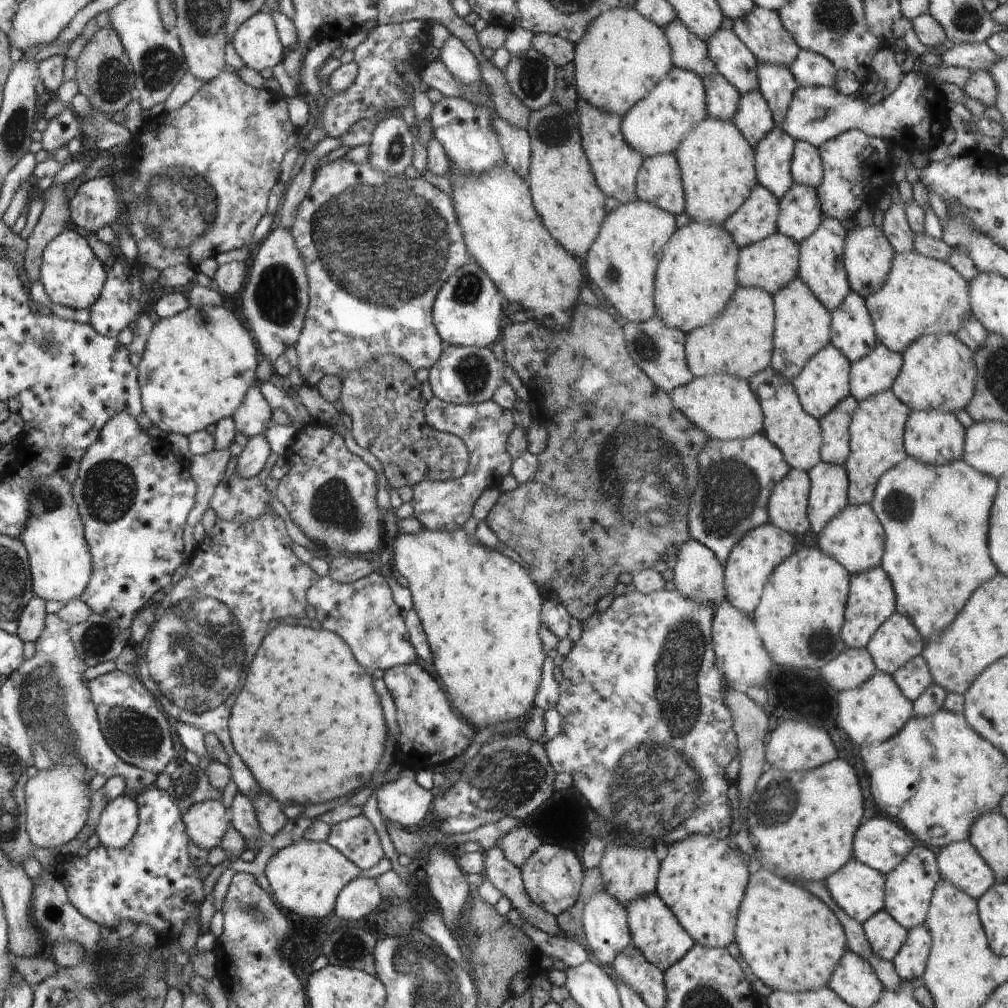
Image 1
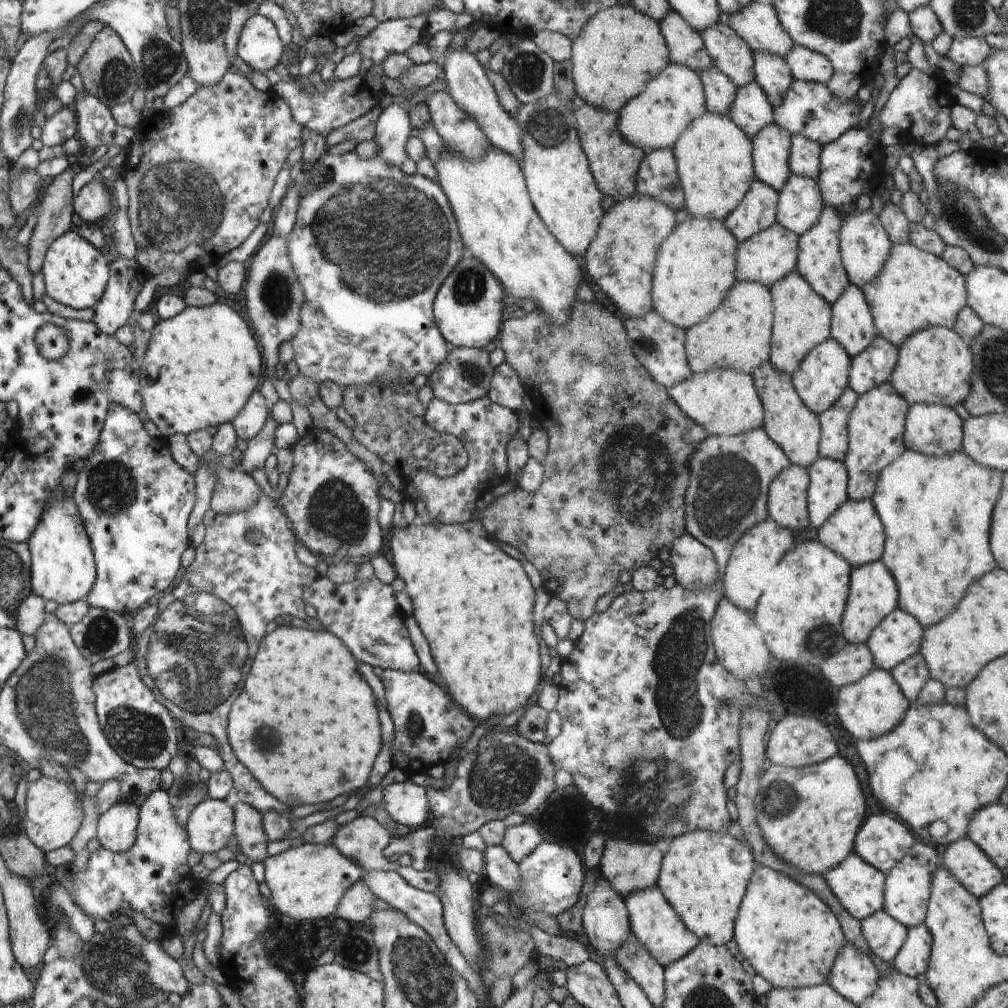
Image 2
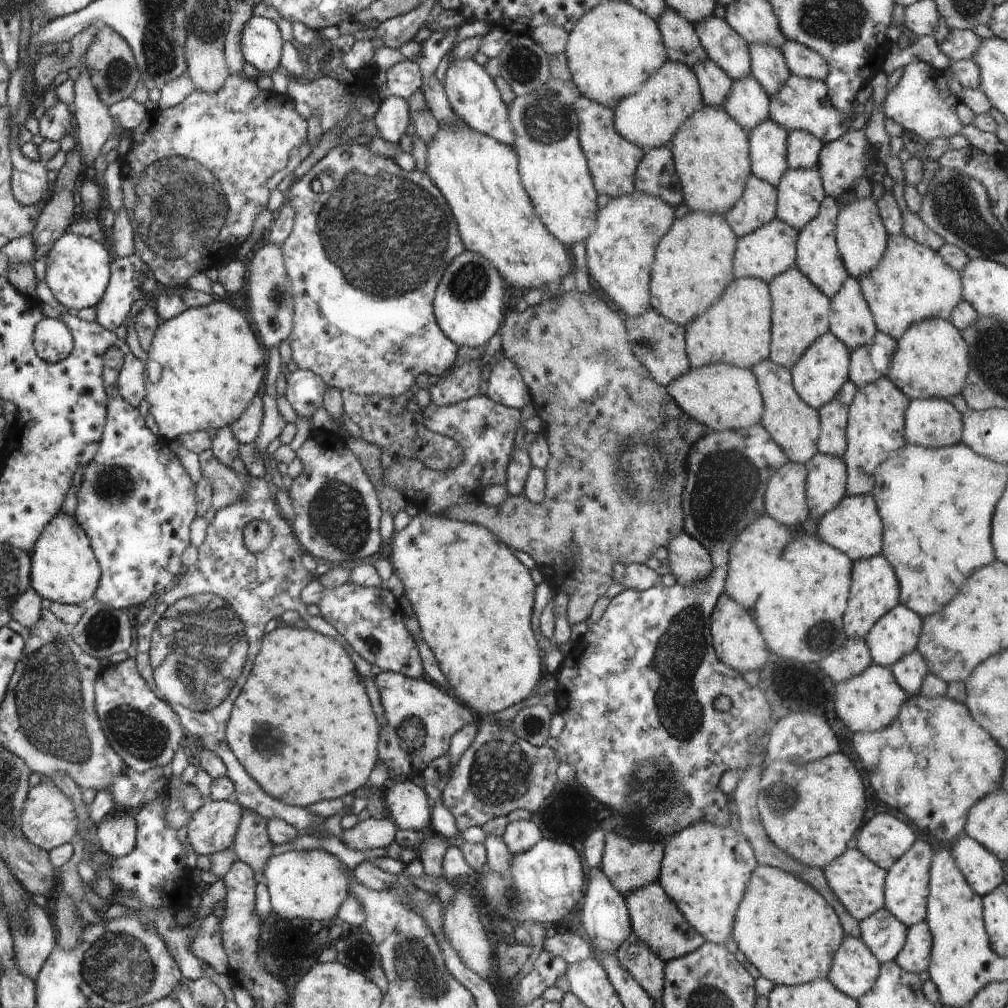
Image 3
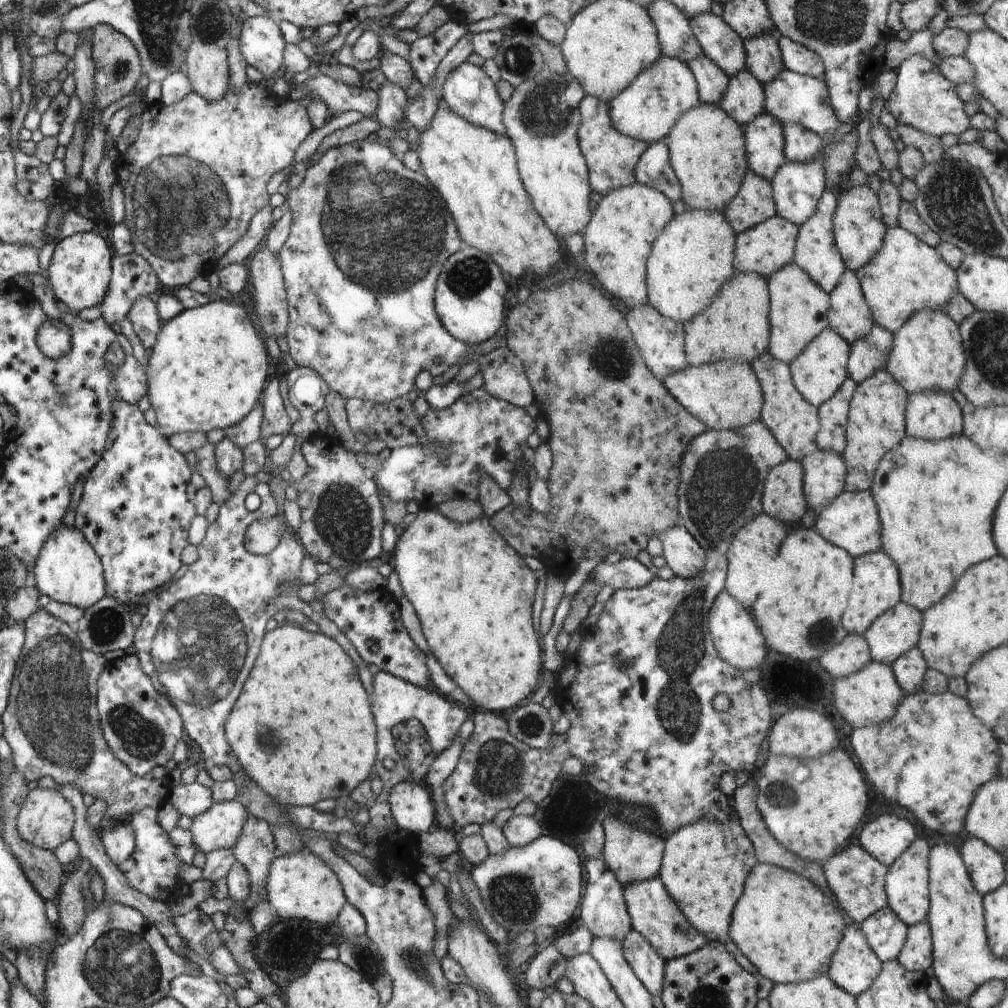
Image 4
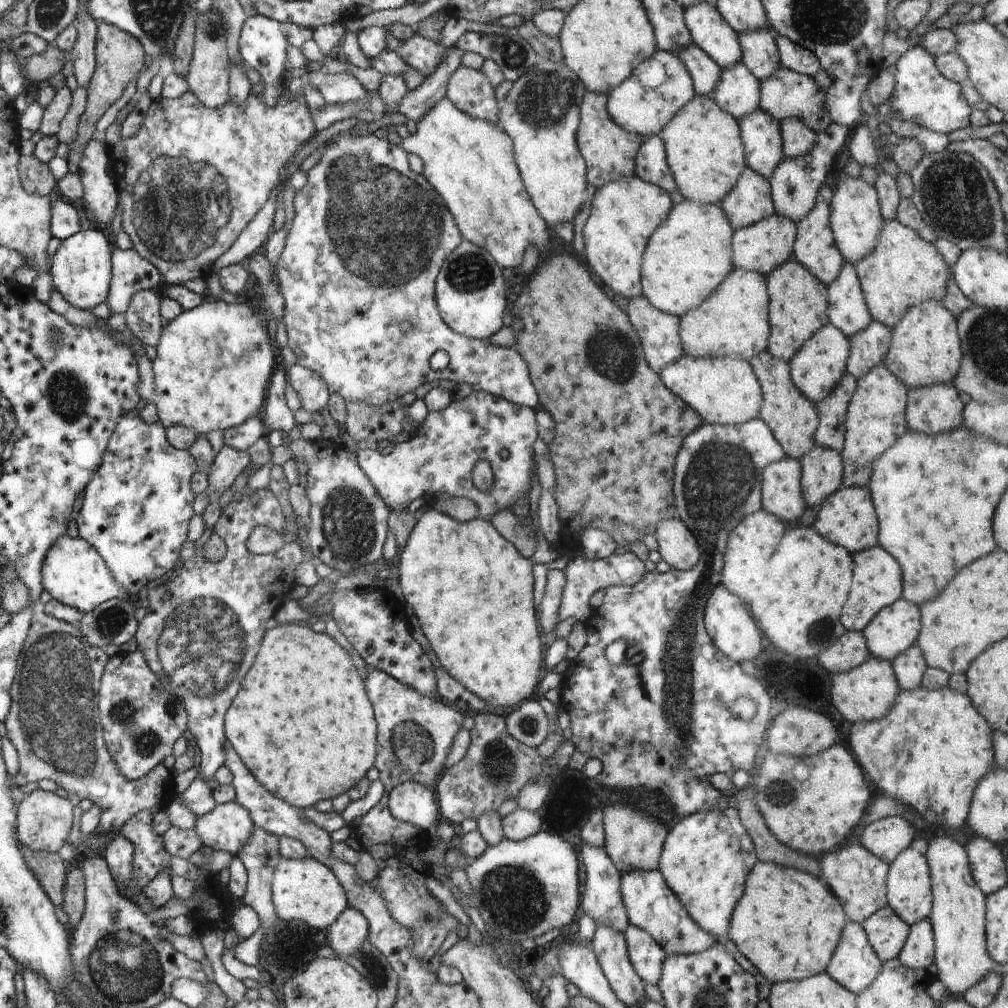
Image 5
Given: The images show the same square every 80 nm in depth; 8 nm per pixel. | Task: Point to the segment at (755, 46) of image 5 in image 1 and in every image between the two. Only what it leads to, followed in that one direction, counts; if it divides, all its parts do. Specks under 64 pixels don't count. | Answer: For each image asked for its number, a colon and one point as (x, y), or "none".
1: (777, 84)
2: (773, 74)
3: (768, 66)
4: (764, 60)

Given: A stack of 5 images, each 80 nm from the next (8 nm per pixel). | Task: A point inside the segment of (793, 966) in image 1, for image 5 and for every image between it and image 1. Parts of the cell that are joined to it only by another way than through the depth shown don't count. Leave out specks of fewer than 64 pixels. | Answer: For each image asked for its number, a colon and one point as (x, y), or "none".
2: (786, 934)
3: (788, 933)
4: (783, 923)
5: (787, 923)

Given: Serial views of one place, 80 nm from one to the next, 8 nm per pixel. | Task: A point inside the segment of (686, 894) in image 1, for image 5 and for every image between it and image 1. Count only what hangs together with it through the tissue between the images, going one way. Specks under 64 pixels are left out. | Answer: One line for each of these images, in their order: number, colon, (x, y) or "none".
2: (704, 875)
3: (705, 869)
4: (705, 864)
5: (706, 858)

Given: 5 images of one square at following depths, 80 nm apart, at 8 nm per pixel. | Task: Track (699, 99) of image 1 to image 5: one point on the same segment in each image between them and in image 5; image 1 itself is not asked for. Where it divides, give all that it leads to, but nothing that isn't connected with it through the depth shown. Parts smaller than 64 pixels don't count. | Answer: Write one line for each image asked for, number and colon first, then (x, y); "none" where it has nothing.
2: (653, 120)
3: (650, 118)
4: (647, 110)
5: (658, 88)

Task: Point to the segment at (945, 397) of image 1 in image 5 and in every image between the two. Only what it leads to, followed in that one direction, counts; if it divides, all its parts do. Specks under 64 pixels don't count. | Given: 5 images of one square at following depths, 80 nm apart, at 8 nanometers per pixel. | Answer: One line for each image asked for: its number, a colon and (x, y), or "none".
2: (934, 367)
3: (931, 360)
4: (927, 355)
5: (925, 350)

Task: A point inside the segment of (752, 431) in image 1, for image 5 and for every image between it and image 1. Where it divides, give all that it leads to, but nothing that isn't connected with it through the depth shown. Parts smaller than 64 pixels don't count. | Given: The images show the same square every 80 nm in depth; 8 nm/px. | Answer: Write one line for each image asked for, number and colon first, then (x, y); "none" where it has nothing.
2: (724, 401)
3: (723, 397)
4: (724, 395)
5: (723, 390)

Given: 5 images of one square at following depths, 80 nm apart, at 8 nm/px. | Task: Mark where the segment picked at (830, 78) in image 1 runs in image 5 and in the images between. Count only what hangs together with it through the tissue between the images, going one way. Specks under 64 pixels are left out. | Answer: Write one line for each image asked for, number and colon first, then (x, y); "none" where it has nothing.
2: (805, 65)
3: (801, 61)
4: (796, 57)
5: (792, 56)

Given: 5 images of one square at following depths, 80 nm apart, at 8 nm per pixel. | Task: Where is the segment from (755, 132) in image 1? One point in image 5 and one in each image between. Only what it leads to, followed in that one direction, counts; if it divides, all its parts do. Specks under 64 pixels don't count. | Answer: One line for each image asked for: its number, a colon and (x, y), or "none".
2: (751, 111)
3: (748, 103)
4: (744, 99)
5: (738, 94)

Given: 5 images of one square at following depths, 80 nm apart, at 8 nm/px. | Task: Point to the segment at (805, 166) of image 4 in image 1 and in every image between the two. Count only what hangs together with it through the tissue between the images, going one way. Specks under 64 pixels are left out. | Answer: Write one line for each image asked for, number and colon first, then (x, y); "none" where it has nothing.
1: (800, 214)
2: (799, 205)
3: (800, 192)

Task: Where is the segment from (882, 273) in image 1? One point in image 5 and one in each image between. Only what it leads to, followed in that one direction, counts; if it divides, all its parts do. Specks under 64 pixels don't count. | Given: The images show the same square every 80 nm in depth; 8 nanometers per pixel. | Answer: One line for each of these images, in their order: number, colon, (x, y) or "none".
2: (864, 245)
3: (861, 237)
4: (858, 226)
5: (856, 221)

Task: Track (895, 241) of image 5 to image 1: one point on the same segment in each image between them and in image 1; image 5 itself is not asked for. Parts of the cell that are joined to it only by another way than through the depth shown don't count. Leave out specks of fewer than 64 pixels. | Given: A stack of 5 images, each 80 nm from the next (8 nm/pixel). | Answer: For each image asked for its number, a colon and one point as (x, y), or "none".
1: (922, 296)
2: (916, 290)
3: (911, 283)
4: (906, 276)

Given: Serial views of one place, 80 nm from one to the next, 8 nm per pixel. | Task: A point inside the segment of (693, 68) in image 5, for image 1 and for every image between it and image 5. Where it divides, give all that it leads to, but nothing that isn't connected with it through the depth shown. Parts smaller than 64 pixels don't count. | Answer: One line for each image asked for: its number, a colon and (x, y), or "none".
1: (722, 98)
2: (720, 92)
3: (716, 85)
4: (711, 81)

